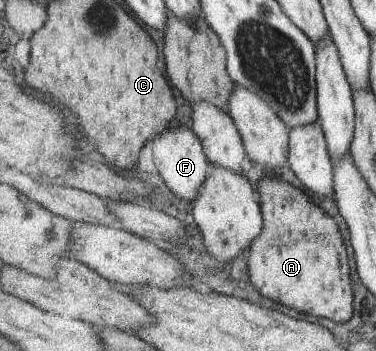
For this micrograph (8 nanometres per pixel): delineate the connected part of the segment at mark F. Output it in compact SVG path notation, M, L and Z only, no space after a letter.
M173 123L153 139L153 162L157 172L176 196L195 201L210 174L210 161L204 150L203 141L192 128Z

